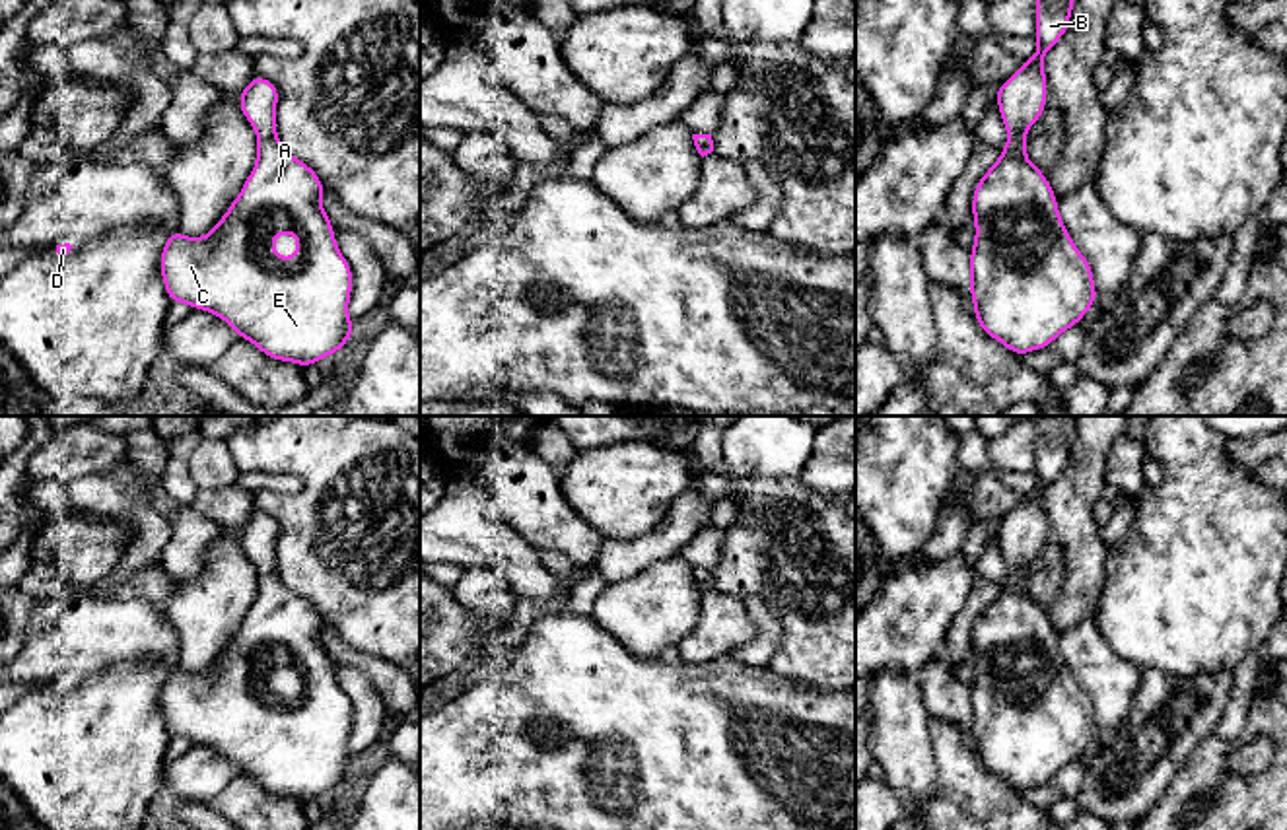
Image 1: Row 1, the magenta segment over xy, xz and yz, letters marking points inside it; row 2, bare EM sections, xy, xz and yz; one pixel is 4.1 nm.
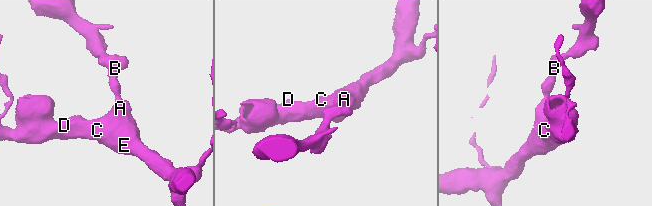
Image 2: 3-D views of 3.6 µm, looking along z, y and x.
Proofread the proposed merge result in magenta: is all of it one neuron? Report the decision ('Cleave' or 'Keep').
Keep

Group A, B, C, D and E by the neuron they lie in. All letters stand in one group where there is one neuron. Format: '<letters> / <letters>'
A B C D E

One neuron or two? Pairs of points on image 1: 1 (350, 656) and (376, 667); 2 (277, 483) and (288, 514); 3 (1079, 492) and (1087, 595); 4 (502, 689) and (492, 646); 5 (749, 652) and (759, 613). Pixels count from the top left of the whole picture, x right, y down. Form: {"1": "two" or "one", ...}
{"1": "one", "2": "two", "3": "one", "4": "two", "5": "one"}

